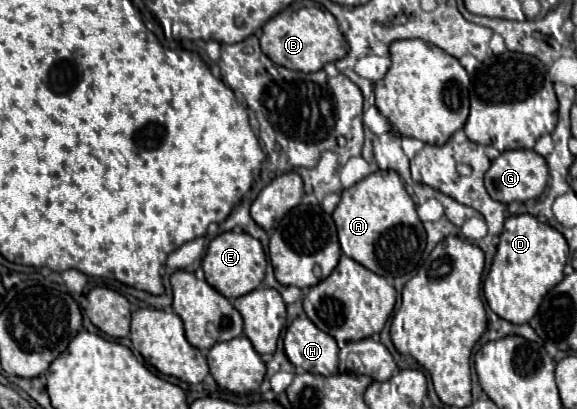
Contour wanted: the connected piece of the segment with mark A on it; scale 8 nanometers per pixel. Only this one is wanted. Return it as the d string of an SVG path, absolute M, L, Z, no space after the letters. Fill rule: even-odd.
M396 171L370 173L360 183L344 189L332 219L338 229L342 251L366 269L394 279L418 267L426 247L426 233L416 215L414 201Z

